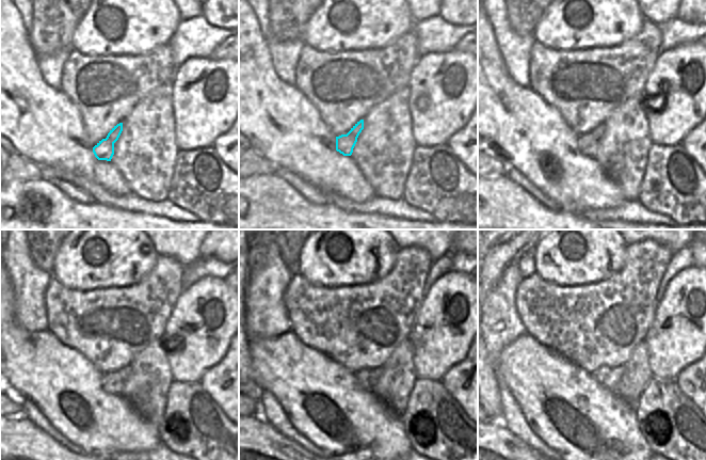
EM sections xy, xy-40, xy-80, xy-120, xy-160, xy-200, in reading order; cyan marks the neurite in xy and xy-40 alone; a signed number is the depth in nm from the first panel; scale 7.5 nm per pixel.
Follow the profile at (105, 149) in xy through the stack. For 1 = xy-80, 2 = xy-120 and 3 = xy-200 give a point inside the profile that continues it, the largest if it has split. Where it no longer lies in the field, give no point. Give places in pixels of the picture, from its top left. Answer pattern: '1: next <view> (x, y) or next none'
1: next xy-80 (588, 144)
2: next xy-120 (112, 382)
3: next xy-200 (600, 375)

